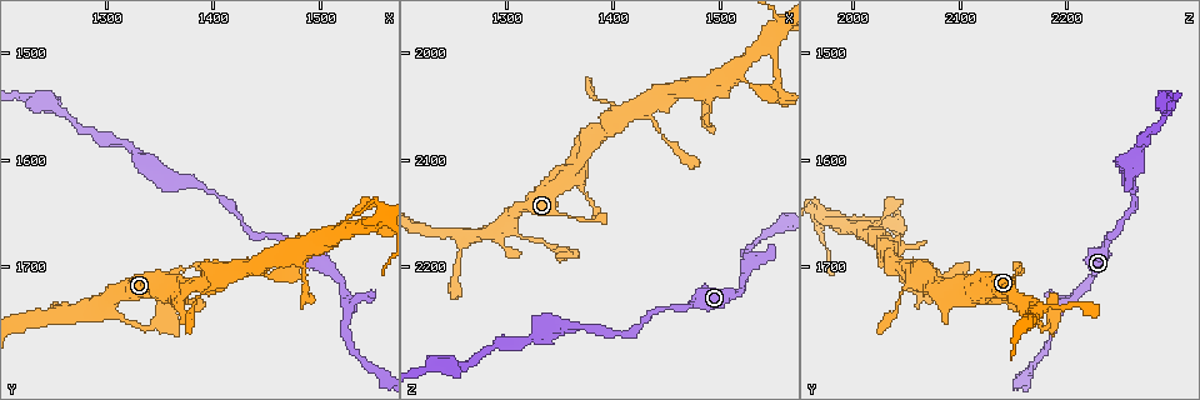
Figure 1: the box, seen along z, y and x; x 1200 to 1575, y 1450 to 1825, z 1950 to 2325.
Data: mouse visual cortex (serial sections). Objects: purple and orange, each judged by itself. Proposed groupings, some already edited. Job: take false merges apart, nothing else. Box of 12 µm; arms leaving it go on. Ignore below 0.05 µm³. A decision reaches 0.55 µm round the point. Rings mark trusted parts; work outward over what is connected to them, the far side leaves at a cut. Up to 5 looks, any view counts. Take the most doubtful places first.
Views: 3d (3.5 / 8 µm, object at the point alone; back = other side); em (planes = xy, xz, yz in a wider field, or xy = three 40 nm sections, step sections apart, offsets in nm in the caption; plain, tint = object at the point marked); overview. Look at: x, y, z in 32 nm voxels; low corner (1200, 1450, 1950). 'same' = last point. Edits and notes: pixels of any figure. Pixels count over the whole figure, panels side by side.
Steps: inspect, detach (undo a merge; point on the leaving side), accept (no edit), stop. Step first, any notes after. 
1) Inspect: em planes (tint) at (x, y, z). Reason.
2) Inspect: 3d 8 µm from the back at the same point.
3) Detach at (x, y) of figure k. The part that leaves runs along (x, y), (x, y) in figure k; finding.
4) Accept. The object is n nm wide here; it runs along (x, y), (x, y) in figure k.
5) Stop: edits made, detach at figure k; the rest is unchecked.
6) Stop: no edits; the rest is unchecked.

Inspect: em xy step 2 (tint) at (1350, 1754, 2188). Thick turns thin.

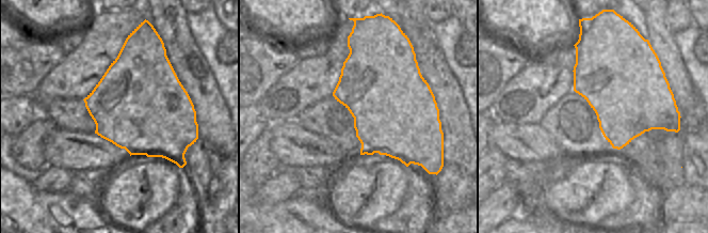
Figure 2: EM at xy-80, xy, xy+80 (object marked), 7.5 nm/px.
Inspect: 3d 3.5 µm from the back at the same point.

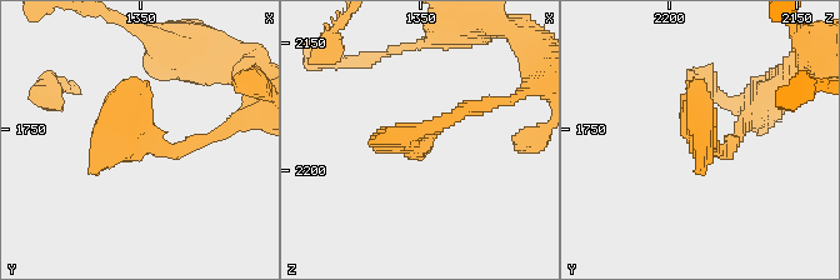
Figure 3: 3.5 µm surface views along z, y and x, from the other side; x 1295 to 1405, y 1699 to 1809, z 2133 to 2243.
Accept. It runs along (210, 139), (145, 146), (145, 81) in figure 3; continuous, no second cell.

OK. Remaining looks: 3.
Inspect: 3d 8 µm at (1400, 1714, 2054).

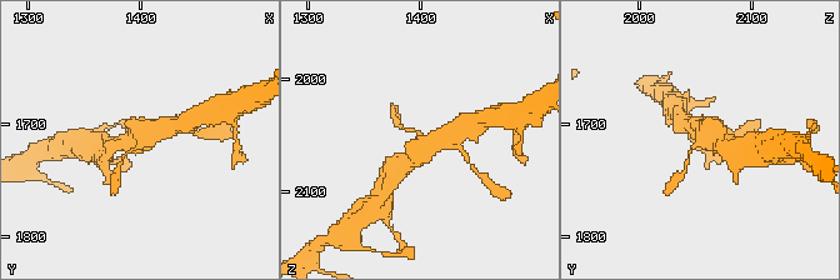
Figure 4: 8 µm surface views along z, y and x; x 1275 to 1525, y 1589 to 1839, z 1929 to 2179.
Inspect: em planes (tint) at (1404, 1714, 2054). Now the EM.

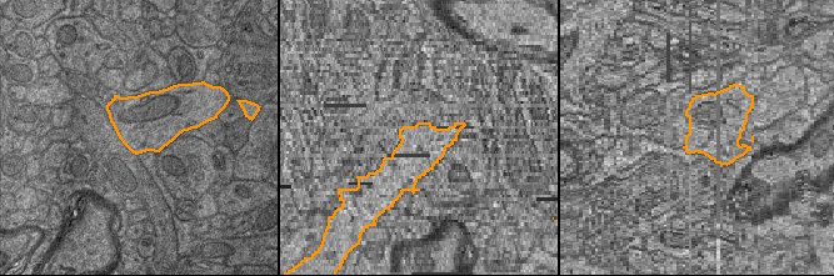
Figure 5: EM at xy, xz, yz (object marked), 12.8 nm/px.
Accept. The arms are 150, 400, 600 nm wide; it runs along (400, 169), (426, 145), (459, 131) in figure 4; all the same cell.

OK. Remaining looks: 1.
Stop: no edits; the rest is unchecked.

